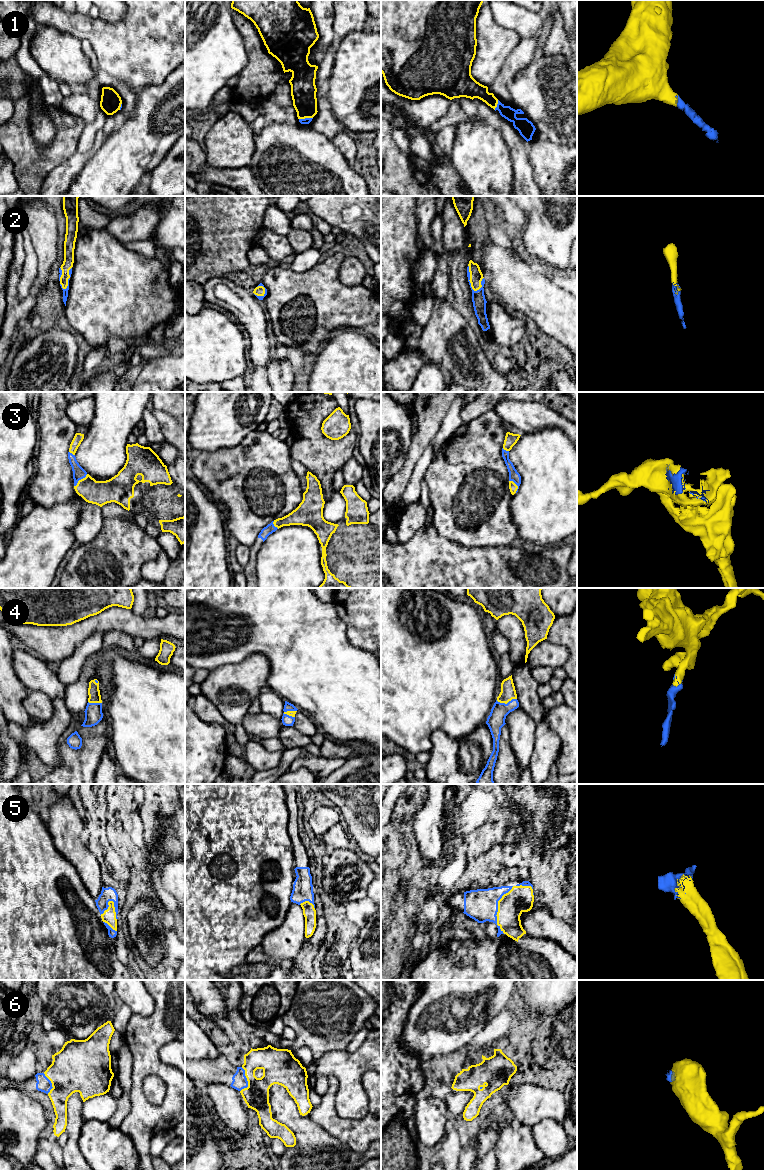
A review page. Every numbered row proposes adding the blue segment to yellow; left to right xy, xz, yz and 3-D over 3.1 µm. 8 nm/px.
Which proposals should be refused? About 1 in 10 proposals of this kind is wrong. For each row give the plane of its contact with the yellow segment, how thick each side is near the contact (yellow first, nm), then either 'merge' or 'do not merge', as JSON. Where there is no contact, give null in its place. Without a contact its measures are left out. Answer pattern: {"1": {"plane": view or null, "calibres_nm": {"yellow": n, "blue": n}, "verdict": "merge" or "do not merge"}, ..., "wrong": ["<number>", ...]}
{"1": {"plane": "xz", "calibres_nm": {"yellow": 200, "blue": 50}, "verdict": "merge"}, "2": {"plane": "yz", "calibres_nm": {"yellow": 110, "blue": 110}, "verdict": "merge"}, "3": {"plane": "xy", "calibres_nm": {"yellow": 190, "blue": 100}, "verdict": "merge"}, "4": {"plane": "yz", "calibres_nm": {"yellow": 120, "blue": 140}, "verdict": "merge"}, "5": {"plane": "yz", "calibres_nm": {"yellow": 220, "blue": 260}, "verdict": "merge"}, "6": {"plane": "xz", "calibres_nm": {"yellow": 220, "blue": 120}, "verdict": "merge"}, "wrong": []}

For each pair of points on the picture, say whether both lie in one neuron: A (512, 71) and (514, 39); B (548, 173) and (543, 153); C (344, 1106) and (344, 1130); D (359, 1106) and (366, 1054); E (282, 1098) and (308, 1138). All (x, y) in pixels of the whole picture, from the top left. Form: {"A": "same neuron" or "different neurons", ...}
{"A": "different neurons", "B": "same neuron", "C": "different neurons", "D": "same neuron", "E": "same neuron"}

